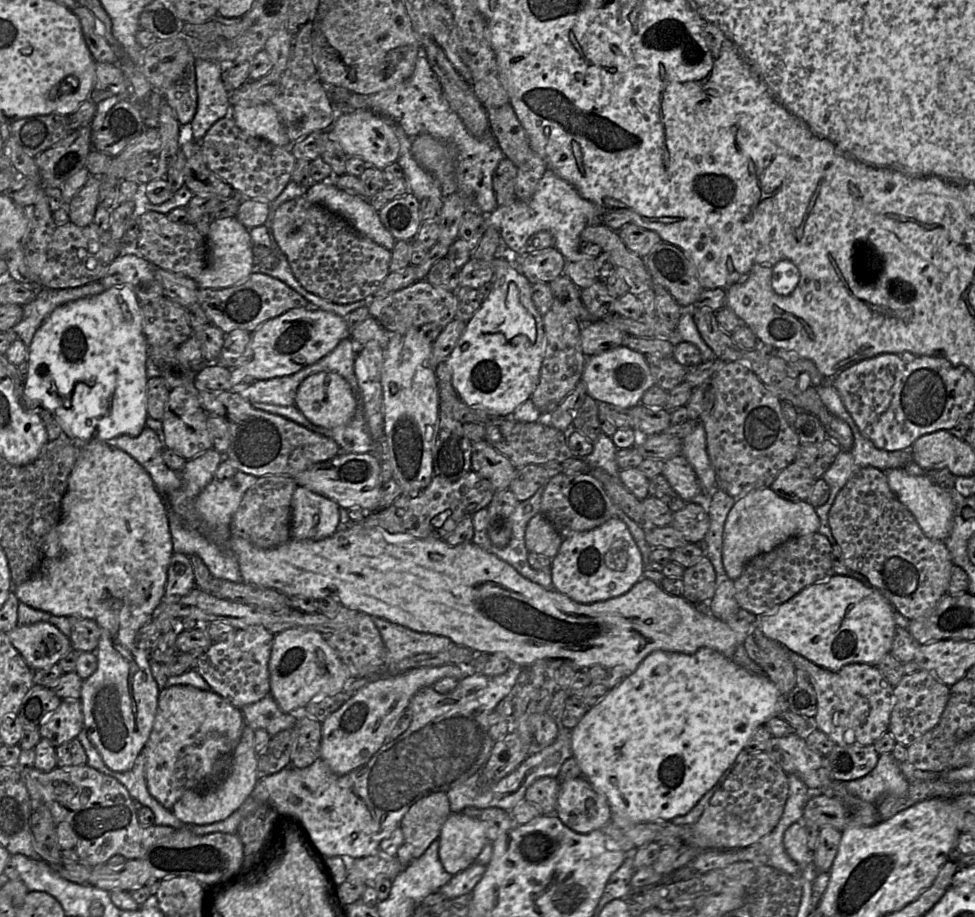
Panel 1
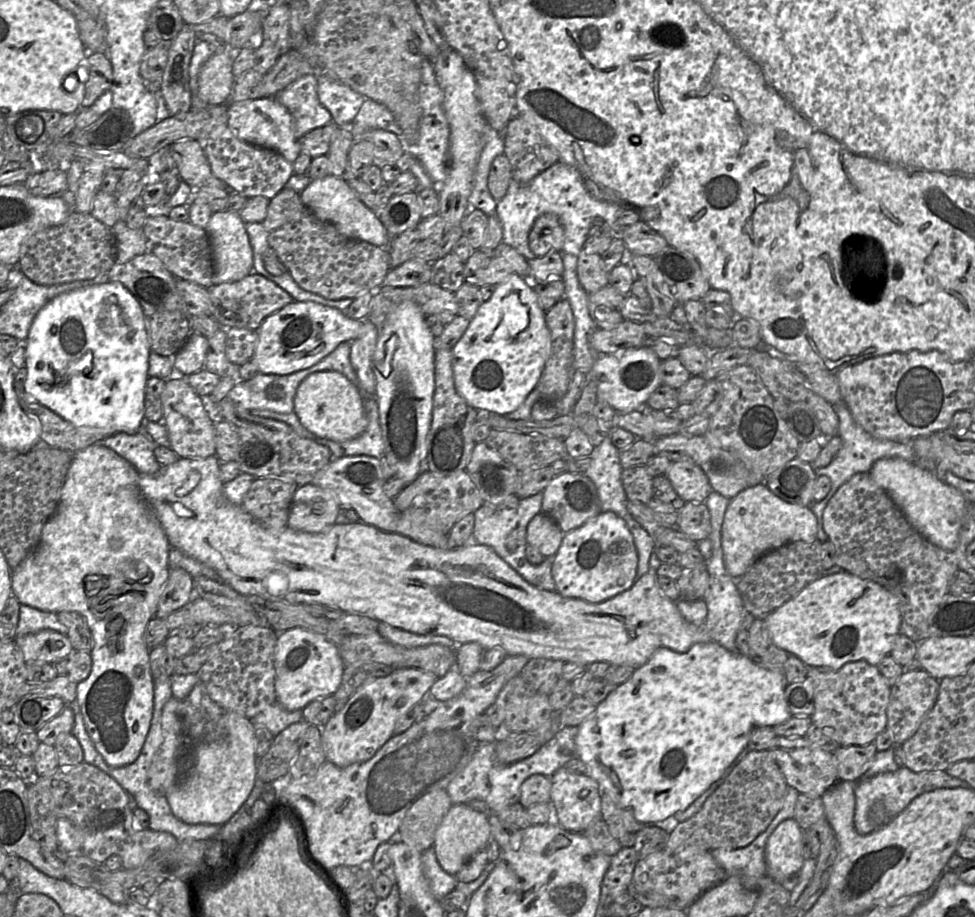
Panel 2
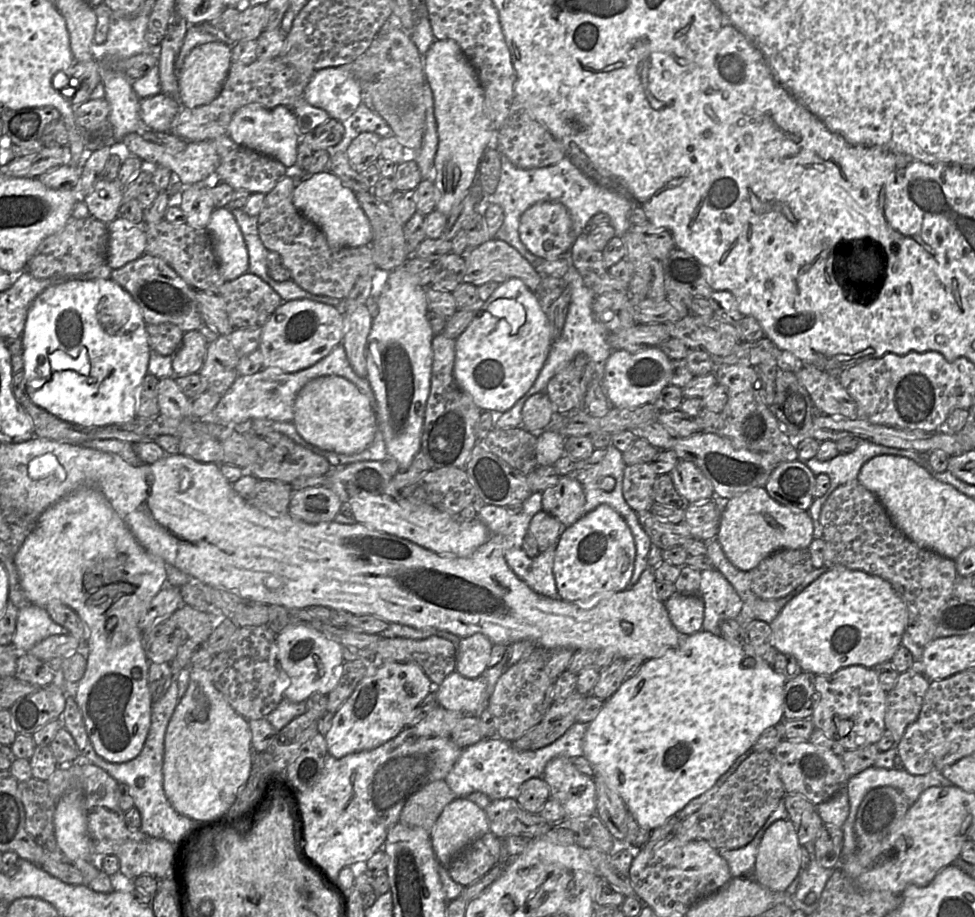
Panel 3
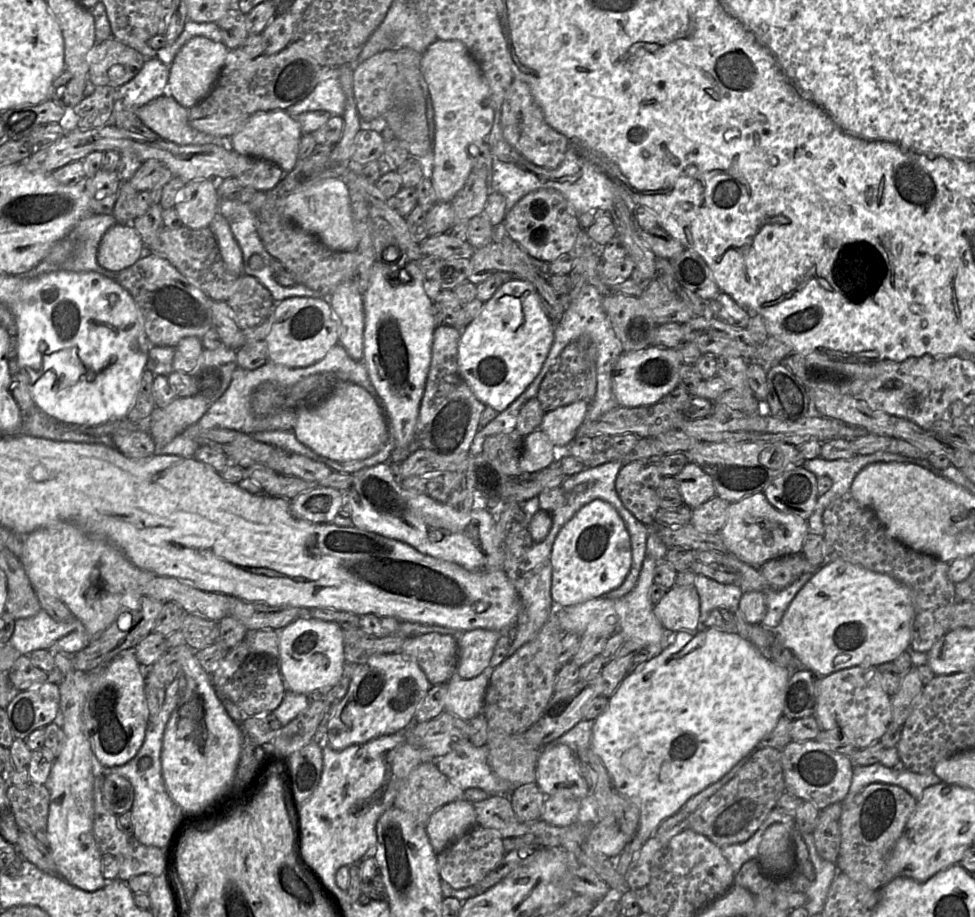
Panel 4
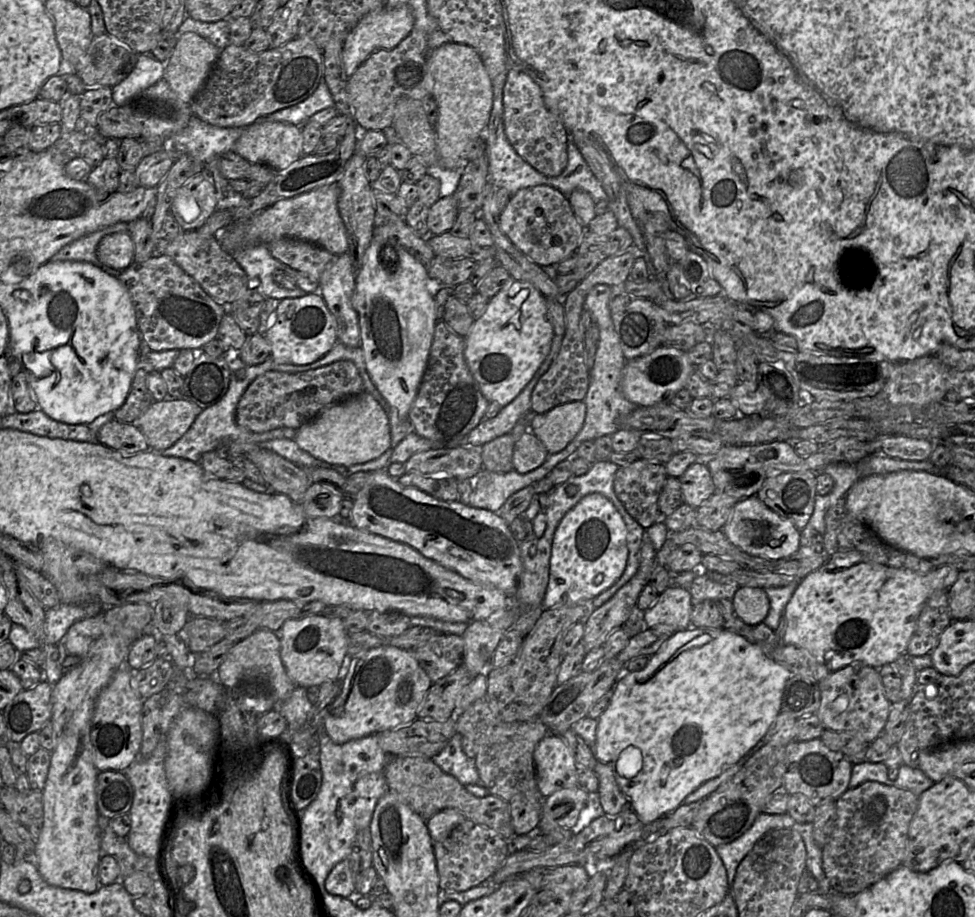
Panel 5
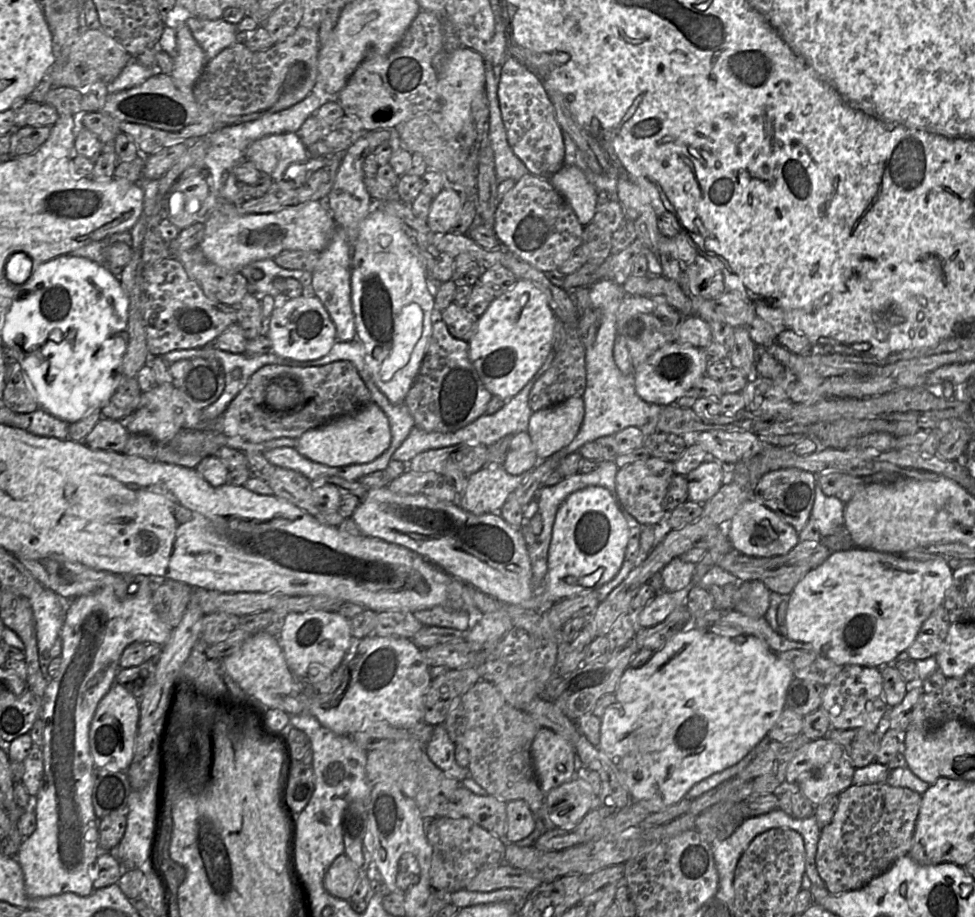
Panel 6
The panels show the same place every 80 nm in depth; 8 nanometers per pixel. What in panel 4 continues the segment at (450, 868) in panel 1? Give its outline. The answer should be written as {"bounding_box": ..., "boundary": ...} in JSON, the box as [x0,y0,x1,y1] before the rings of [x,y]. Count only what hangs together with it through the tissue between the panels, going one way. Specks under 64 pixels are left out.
{"bounding_box":[425,799,477,855],"boundary":[[[464,799],[437,809],[425,827],[431,846],[437,855],[475,825],[477,823],[474,806]]]}

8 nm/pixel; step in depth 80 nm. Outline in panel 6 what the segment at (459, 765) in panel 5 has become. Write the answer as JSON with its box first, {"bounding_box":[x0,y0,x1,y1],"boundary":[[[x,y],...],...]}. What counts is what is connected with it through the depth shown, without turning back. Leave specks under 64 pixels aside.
{"bounding_box":[424,725,469,782],"boundary":[[[443,725],[434,726],[429,743],[424,747],[430,760],[446,775],[462,782],[469,776],[467,767],[461,767],[455,759],[456,744]]]}

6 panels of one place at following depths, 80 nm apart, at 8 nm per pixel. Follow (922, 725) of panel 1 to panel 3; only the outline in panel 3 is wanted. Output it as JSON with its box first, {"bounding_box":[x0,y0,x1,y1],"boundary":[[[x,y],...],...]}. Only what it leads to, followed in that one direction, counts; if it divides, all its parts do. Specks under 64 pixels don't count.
{"bounding_box":[885,669,930,746],"boundary":[[[909,669],[900,674],[895,687],[887,693],[885,727],[891,732],[895,746],[902,739],[907,727],[918,718],[930,682],[925,675]]]}

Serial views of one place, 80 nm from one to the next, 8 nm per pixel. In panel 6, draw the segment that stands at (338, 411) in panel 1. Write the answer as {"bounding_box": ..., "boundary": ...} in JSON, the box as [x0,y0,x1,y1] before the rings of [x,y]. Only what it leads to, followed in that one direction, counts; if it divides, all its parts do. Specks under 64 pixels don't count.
{"bounding_box":[296,402,390,467],"boundary":[[[370,402],[352,414],[304,432],[297,439],[296,450],[312,461],[338,467],[371,462],[389,447],[390,442],[388,418],[376,403]]]}

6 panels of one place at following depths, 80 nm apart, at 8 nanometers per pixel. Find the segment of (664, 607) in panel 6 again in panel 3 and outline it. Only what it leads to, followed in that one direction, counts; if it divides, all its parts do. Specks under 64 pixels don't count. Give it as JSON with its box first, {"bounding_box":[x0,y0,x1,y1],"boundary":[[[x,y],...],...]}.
{"bounding_box":[664,593,704,637],"boundary":[[[674,593],[664,605],[672,625],[682,637],[702,630],[704,604],[698,594]]]}

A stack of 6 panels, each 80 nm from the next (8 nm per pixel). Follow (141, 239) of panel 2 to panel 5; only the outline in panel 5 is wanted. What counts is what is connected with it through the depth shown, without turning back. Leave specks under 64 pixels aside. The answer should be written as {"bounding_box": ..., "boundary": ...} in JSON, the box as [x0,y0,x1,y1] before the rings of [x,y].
{"bounding_box":[97,232,134,271],"boundary":[[[117,232],[105,236],[97,248],[99,261],[118,271],[127,269],[134,261],[134,243],[126,232]]]}

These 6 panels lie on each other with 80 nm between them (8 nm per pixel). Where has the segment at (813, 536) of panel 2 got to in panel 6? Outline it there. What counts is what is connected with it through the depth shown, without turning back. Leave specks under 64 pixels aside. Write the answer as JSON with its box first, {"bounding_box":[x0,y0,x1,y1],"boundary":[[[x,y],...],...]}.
{"bounding_box":[726,497,800,558],"boundary":[[[753,497],[745,501],[726,526],[732,548],[750,557],[772,558],[790,552],[800,541],[799,533]]]}

